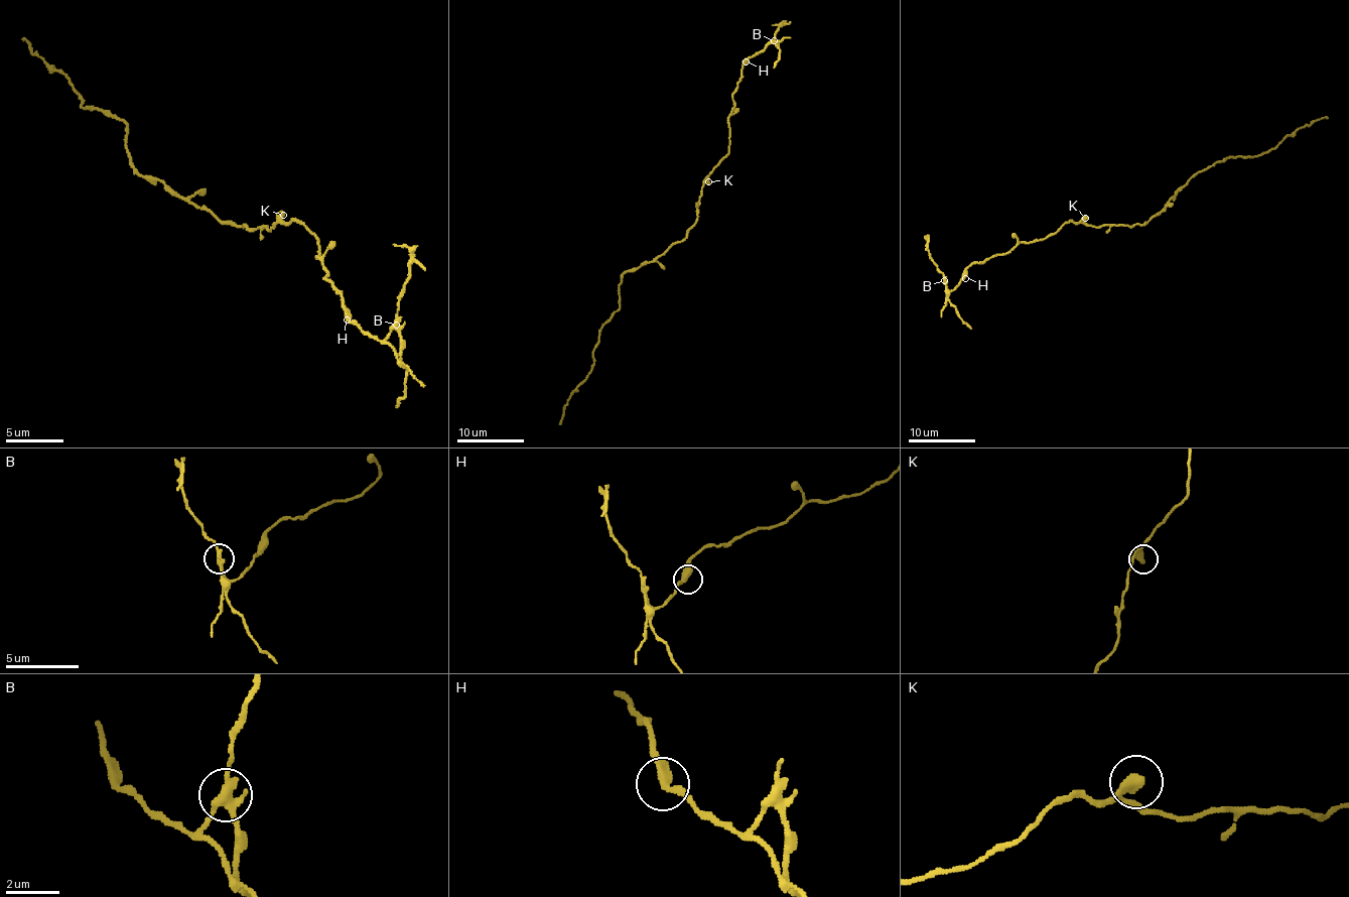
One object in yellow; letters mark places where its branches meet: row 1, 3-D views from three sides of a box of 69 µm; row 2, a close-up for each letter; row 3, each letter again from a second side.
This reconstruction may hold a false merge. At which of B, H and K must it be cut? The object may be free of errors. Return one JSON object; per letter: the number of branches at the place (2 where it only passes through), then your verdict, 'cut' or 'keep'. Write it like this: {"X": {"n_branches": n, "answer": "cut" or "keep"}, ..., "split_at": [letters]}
{"B": {"n_branches": 3, "answer": "cut"}, "H": {"n_branches": 2, "answer": "keep"}, "K": {"n_branches": 2, "answer": "keep"}, "split_at": ["B"]}

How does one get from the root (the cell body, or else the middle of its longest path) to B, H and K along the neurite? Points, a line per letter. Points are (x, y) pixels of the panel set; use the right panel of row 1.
B: (1123, 225), (1088, 226), (1067, 221), (1042, 239), (1019, 243), (1006, 253), (973, 263), (950, 291), (945, 281)
H: (1123, 225), (1088, 226), (1067, 221), (1042, 239), (1019, 243), (1006, 253), (973, 263), (966, 269), (965, 278)
K: (1123, 225), (1093, 226), (1085, 218)

